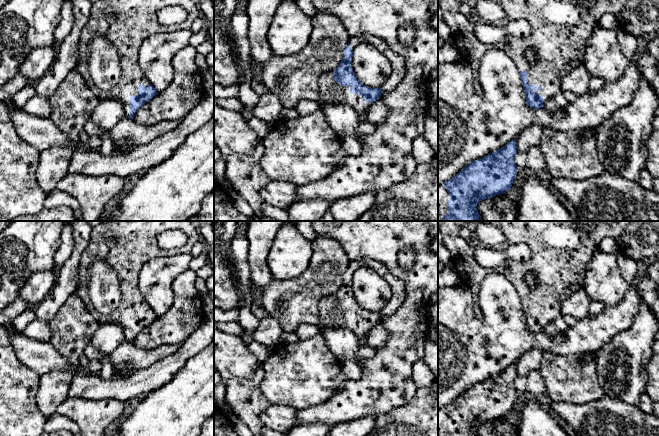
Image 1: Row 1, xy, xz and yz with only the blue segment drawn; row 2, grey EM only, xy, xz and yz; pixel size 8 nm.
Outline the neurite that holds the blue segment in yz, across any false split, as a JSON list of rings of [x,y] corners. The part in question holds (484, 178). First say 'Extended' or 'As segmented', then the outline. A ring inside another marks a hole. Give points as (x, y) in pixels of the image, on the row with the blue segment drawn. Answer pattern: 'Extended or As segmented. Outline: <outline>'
Extended. Outline: [[[513,139],[503,148],[470,162],[452,179],[438,184],[438,221],[480,221],[477,204],[511,189],[518,169],[514,161],[517,152]]]

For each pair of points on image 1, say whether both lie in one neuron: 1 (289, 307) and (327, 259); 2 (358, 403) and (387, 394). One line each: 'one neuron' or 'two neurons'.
1: one neuron
2: one neuron

